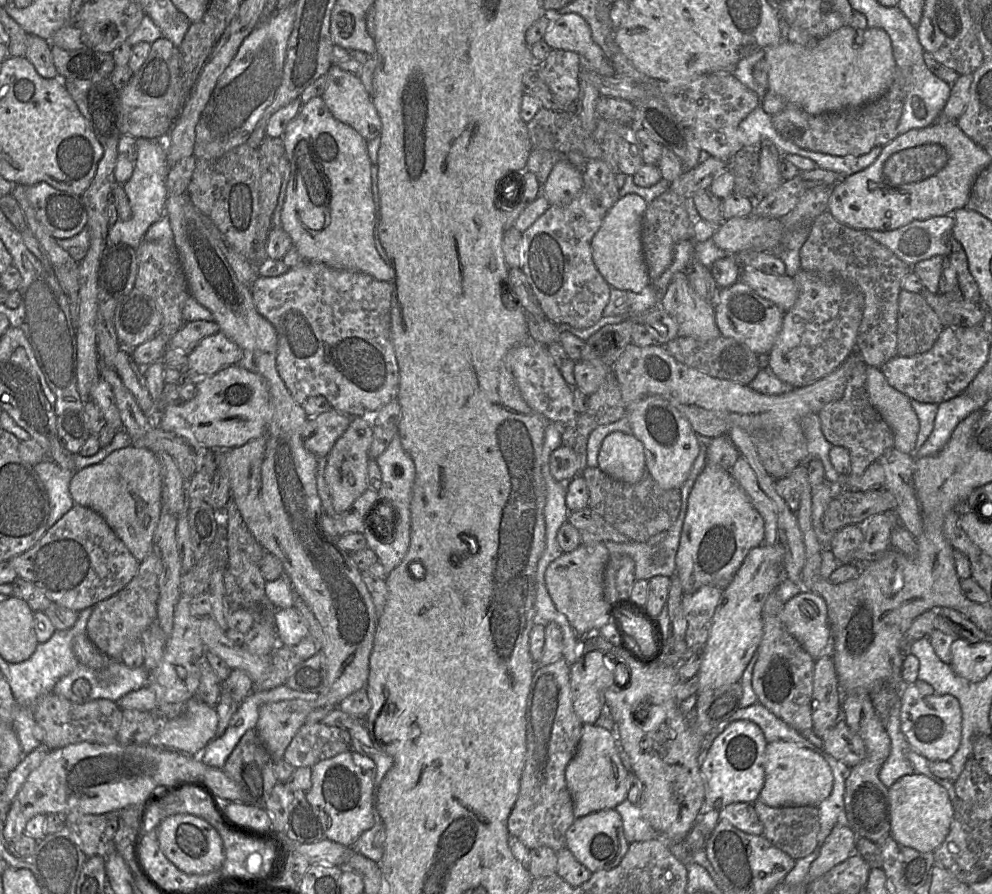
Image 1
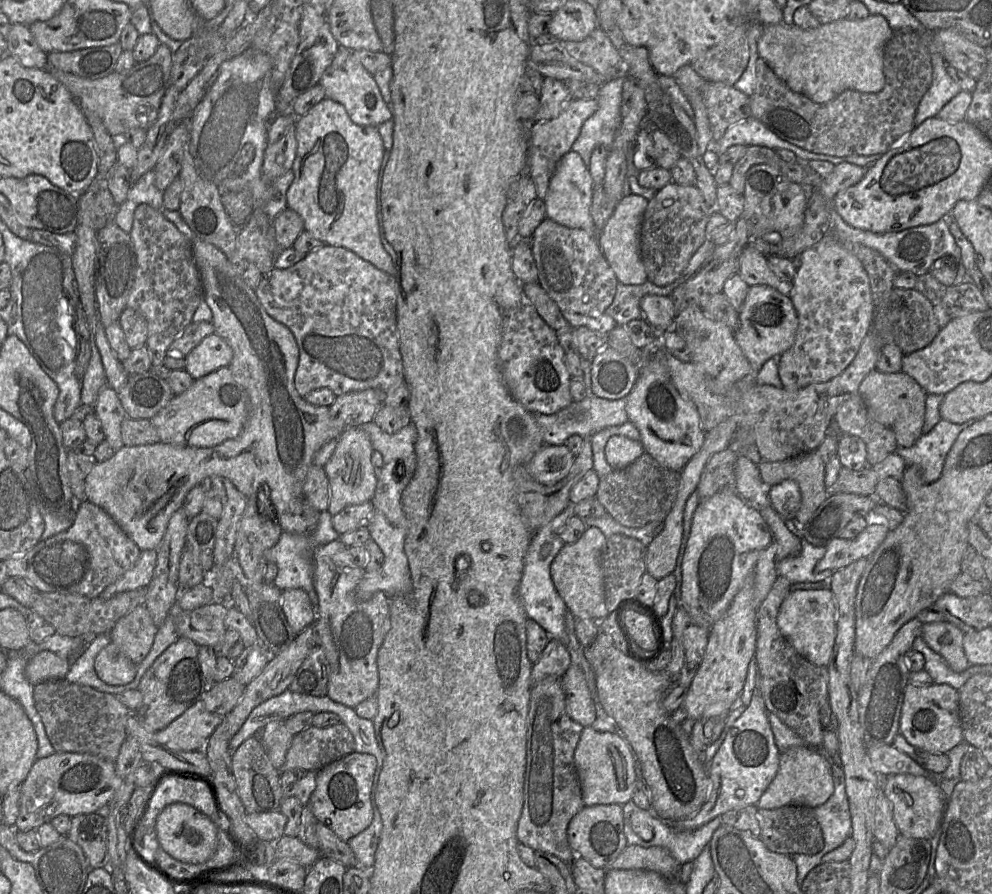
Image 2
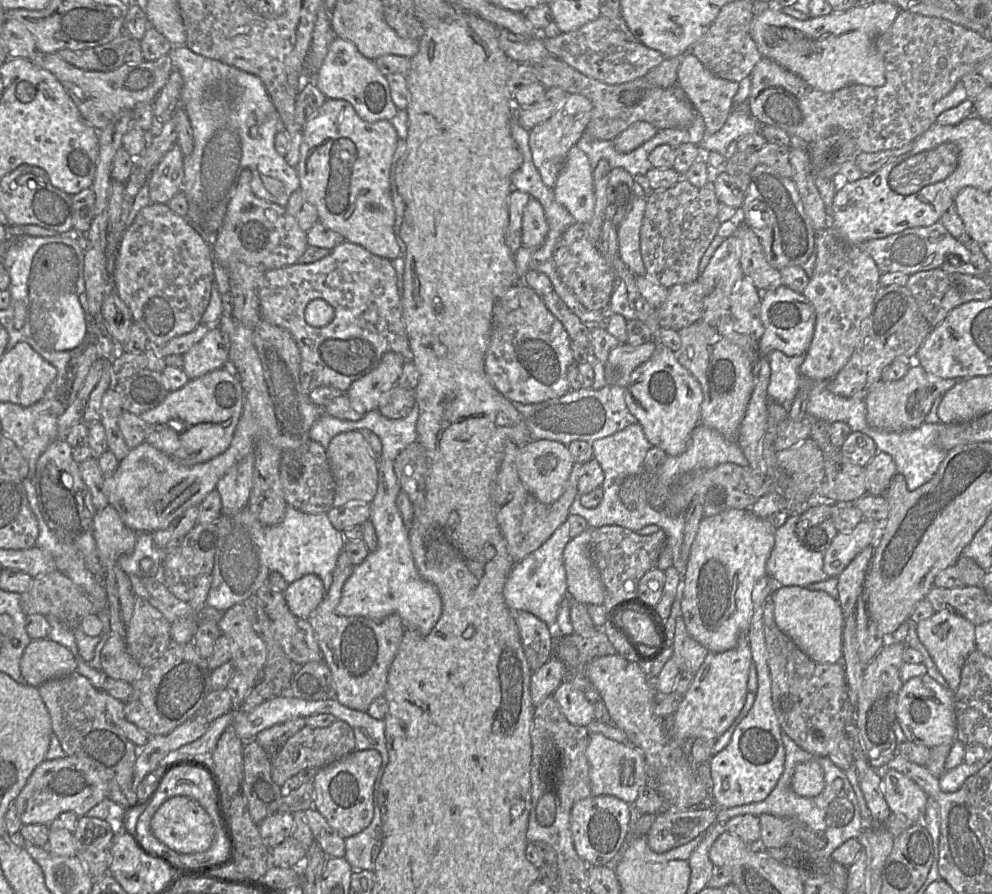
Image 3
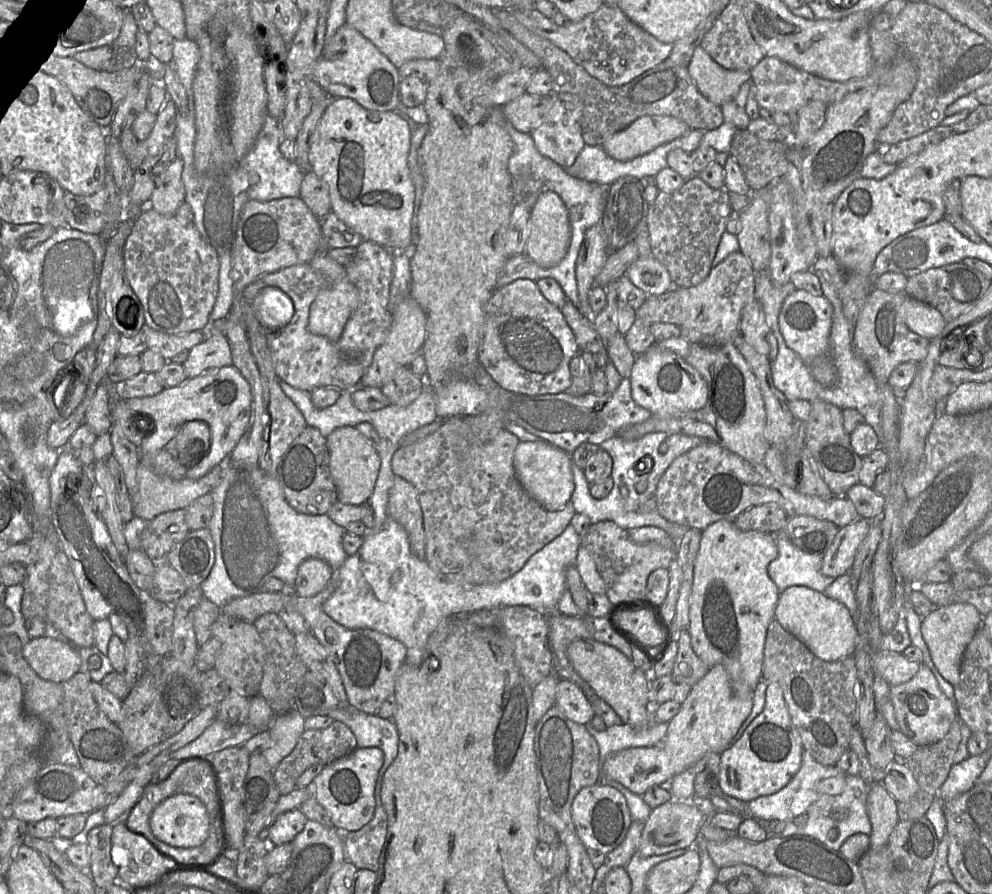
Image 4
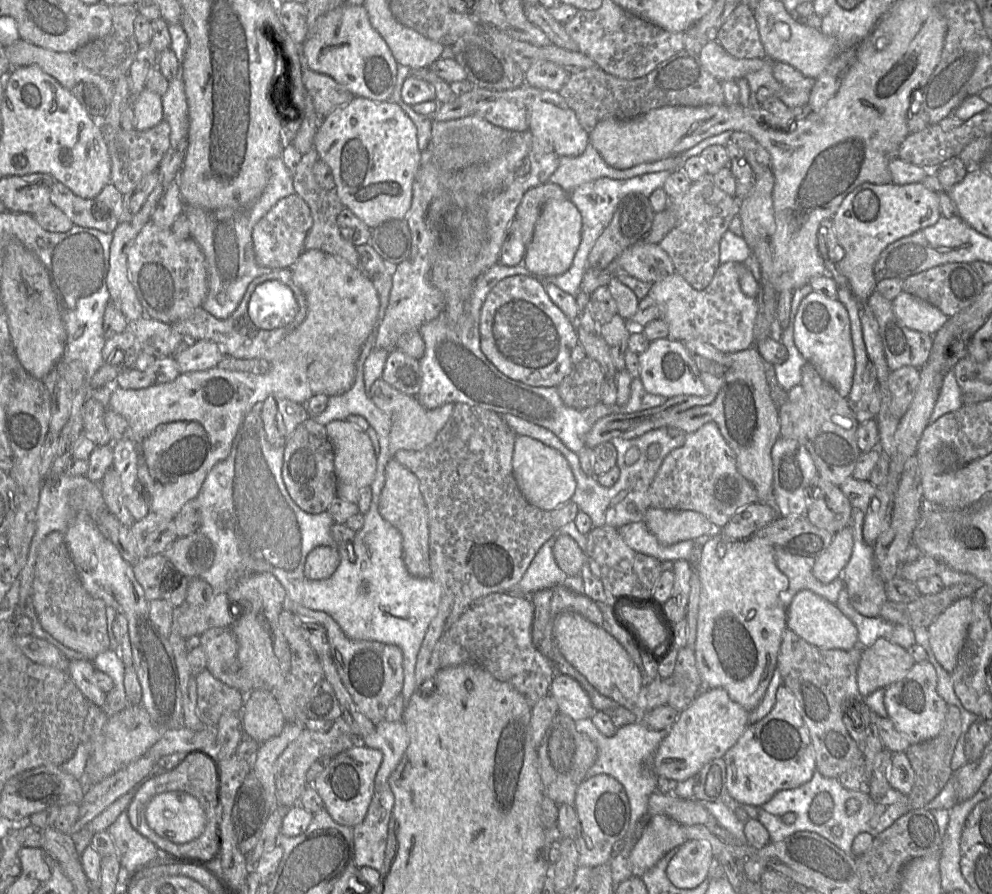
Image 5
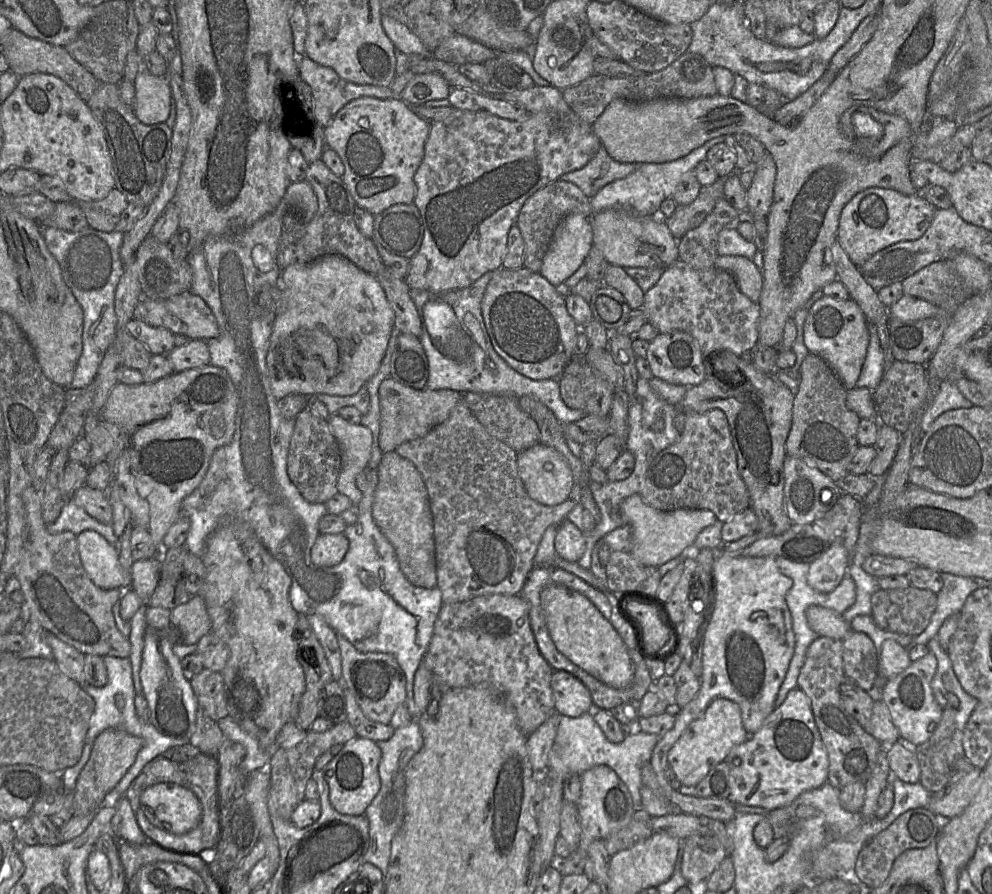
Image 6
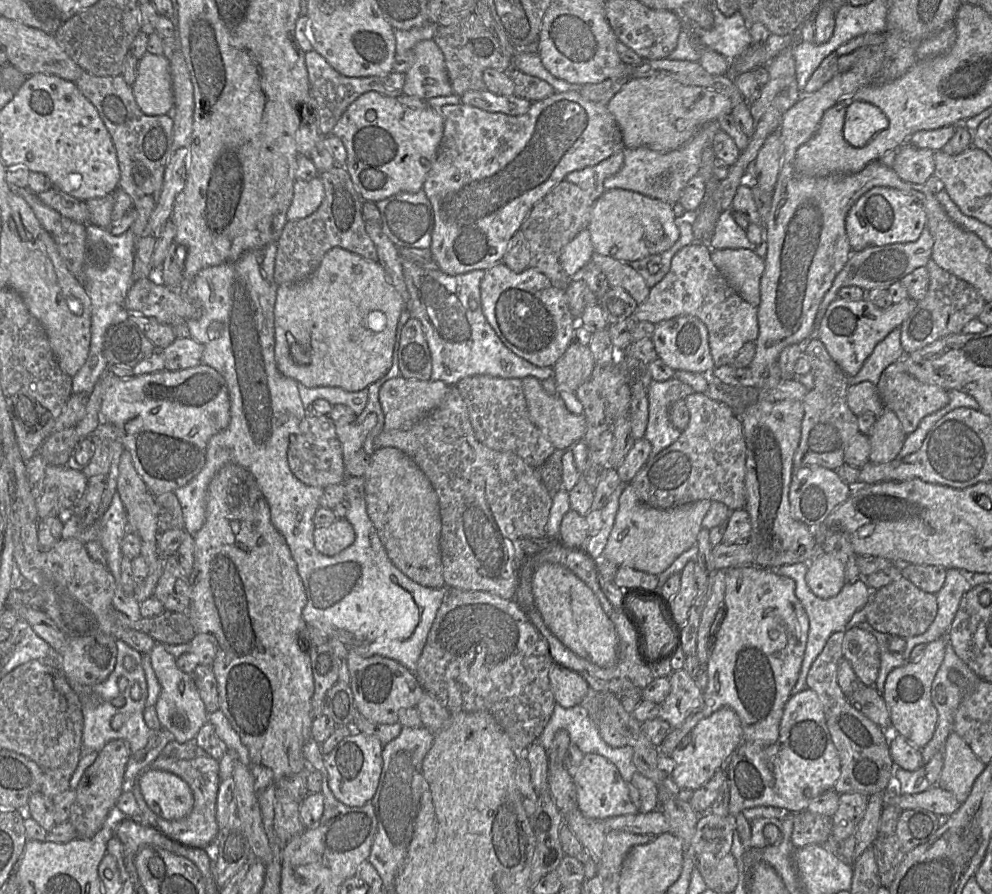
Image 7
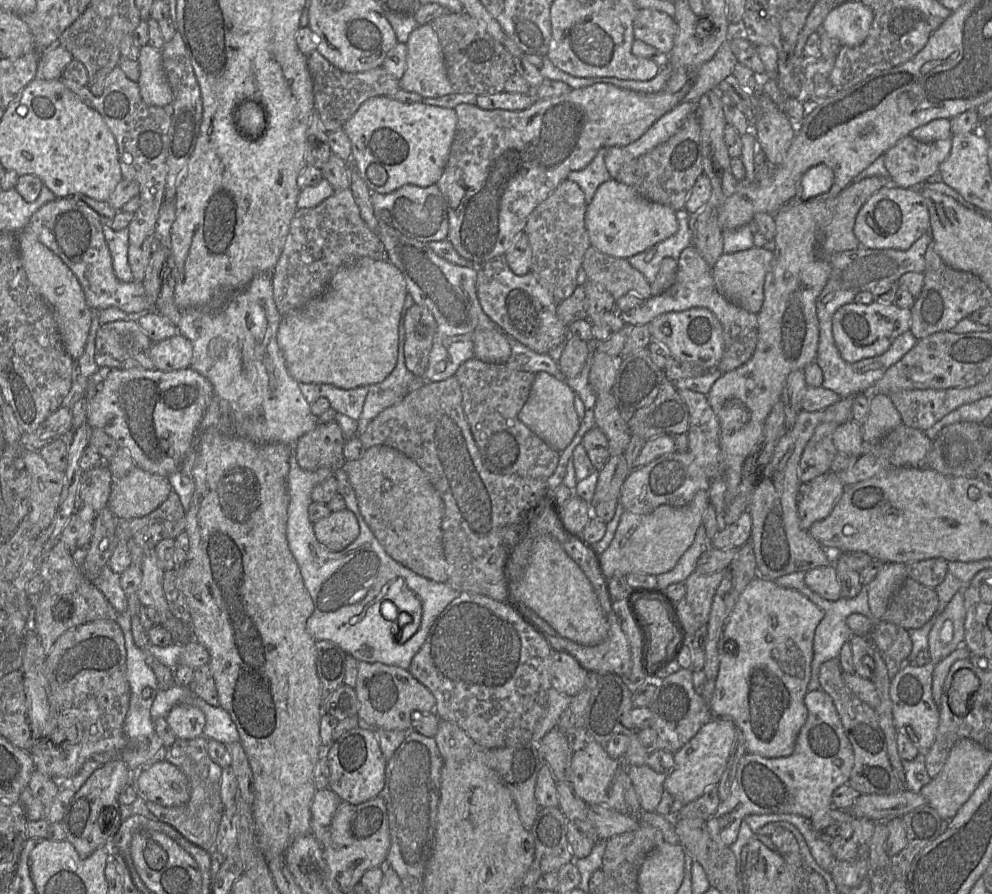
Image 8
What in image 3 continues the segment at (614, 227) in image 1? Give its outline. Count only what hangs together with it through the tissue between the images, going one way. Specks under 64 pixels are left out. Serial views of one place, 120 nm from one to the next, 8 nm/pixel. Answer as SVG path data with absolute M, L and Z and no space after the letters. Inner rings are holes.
M636 197L631 210L617 227L619 257L635 276L646 275L640 249L640 229L646 205L646 197Z

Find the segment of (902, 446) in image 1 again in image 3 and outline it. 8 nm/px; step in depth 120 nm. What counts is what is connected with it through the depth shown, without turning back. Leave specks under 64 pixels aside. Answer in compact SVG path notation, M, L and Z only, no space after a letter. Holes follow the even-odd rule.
M911 362L906 375L896 381L880 379L873 384L864 398L866 421L872 428L882 431L905 431L920 426L929 412L933 401L944 395L963 378L940 378L927 373L917 362Z

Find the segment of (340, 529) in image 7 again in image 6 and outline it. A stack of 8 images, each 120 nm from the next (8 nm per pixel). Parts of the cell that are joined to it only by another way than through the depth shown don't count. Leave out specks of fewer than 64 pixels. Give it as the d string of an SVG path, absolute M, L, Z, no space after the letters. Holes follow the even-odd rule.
M344 533L319 534L311 548L311 560L320 567L338 565L344 558L349 541Z

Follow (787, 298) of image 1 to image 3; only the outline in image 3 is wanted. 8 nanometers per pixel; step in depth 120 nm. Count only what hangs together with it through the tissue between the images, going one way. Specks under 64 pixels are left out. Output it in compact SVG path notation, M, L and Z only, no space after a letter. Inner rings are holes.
M739 224L735 236L740 242L740 265L743 274L759 291L783 286L780 272L765 257L757 235L745 224Z

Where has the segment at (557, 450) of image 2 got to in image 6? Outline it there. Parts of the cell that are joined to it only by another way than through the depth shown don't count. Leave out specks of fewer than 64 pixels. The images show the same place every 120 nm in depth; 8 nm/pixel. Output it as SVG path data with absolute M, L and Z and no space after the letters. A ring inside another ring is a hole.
M537 443L518 453L517 469L527 494L534 501L556 506L570 498L574 486L573 474L566 458L554 448Z

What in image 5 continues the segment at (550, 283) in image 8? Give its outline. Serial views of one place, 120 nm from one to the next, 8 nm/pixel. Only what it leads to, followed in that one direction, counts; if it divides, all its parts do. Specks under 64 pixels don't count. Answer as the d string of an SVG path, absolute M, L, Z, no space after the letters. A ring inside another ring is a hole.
M546 182L529 189L524 194L515 219L519 223L525 246L532 240L535 224L544 204L550 199L569 199L569 193L557 184Z

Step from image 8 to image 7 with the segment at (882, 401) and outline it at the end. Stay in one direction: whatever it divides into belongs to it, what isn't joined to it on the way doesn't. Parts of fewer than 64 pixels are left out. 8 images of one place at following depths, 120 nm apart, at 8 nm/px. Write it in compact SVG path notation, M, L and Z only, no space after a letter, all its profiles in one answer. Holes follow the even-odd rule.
M884 408L882 415L876 418L868 436L871 446L869 461L874 464L892 461L898 456L906 437L907 434L897 415Z

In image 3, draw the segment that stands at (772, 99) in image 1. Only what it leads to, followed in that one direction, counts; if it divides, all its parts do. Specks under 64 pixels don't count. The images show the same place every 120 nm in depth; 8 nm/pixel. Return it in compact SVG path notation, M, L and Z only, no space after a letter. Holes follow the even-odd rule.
M875 2L865 7L851 7L844 12L799 20L783 13L777 5L771 4L760 15L753 17L751 36L762 57L775 61L817 90L832 92L857 84L881 87L886 82L885 66L874 40L890 28L899 12L899 7L894 3Z

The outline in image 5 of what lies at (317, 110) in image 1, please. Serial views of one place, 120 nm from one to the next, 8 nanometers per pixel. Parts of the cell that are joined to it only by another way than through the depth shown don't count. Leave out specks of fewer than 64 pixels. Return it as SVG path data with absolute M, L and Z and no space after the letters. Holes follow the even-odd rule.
M356 96L320 121L314 147L319 160L325 162L332 171L335 190L341 203L370 229L389 220L406 219L423 150L418 146L415 124L398 104L391 99L376 102Z

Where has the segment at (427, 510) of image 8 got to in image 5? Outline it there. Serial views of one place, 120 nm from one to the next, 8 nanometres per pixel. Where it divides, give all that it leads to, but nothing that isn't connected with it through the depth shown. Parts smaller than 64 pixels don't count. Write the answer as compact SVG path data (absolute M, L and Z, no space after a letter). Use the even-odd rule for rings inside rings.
M393 457L385 468L385 482L380 495L379 512L381 517L401 534L403 561L408 573L417 579L430 578L428 512L419 480Z

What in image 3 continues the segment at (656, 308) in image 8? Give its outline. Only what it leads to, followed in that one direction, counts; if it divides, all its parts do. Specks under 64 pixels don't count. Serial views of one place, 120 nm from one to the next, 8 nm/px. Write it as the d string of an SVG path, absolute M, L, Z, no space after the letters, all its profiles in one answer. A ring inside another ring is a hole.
M734 235L723 241L698 278L704 291L700 320L715 327L720 318L730 314L730 297L744 278L740 265L740 242Z

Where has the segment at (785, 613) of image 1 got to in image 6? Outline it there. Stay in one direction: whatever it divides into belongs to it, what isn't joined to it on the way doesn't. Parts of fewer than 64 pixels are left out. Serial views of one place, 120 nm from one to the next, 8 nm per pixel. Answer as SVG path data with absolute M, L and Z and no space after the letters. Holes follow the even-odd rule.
M817 605L809 606L806 610L806 618L809 627L819 637L825 636L833 639L844 640L852 631L842 614Z

